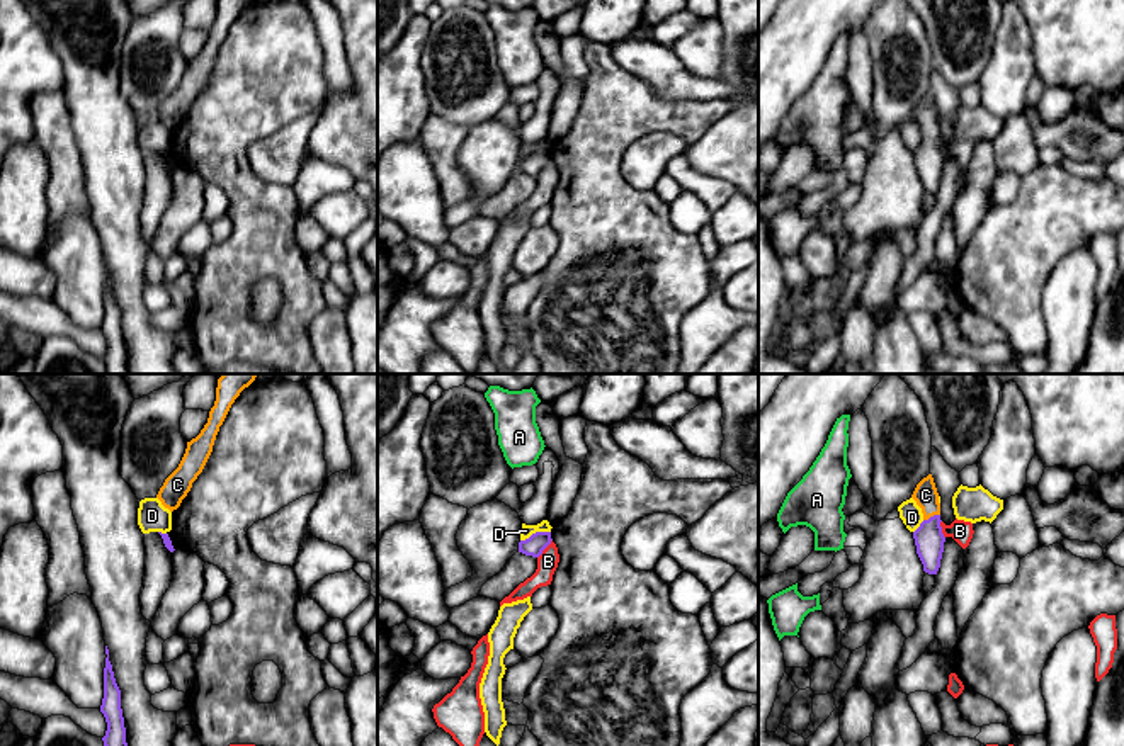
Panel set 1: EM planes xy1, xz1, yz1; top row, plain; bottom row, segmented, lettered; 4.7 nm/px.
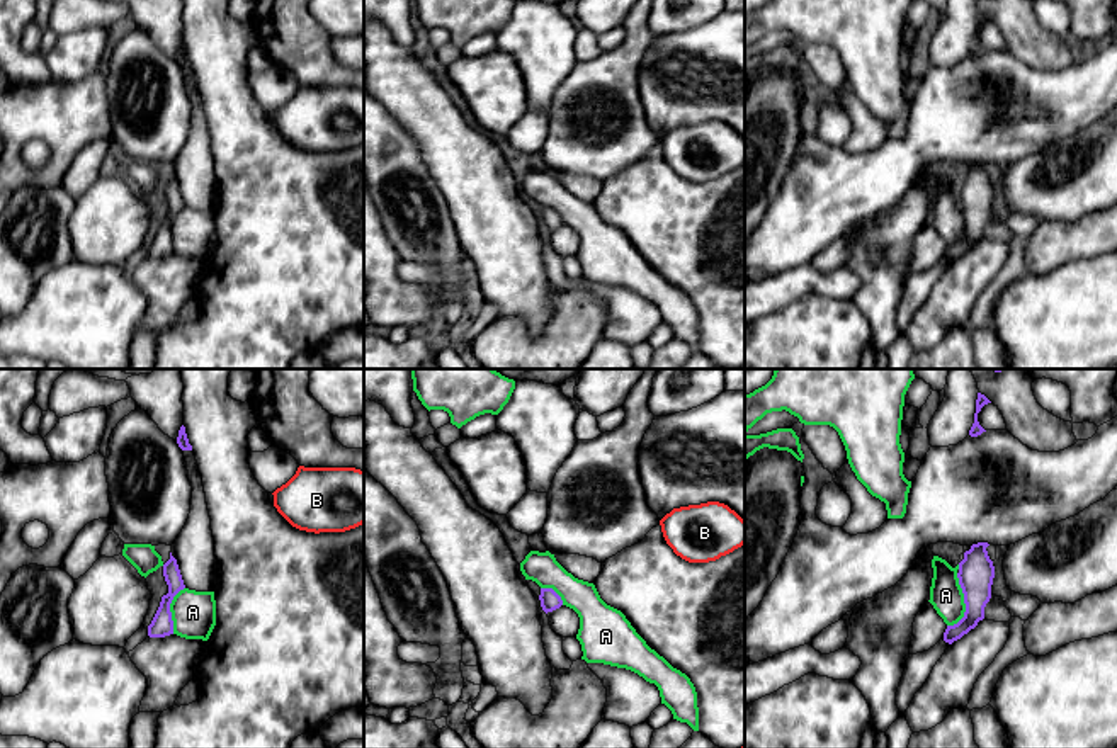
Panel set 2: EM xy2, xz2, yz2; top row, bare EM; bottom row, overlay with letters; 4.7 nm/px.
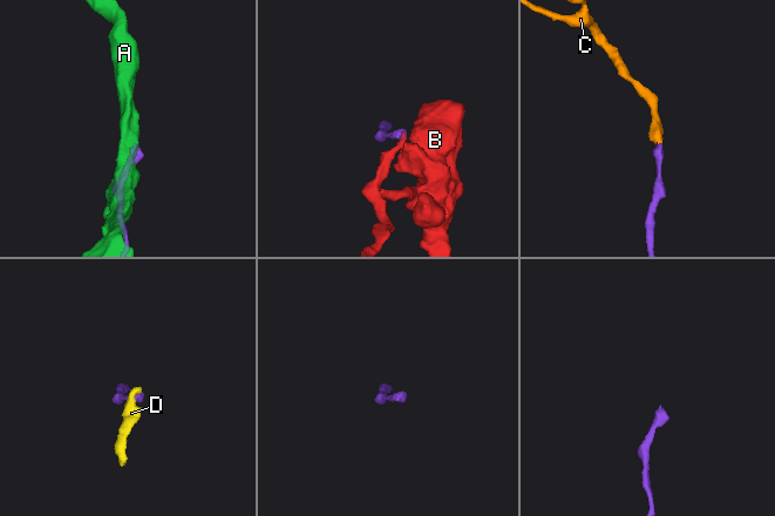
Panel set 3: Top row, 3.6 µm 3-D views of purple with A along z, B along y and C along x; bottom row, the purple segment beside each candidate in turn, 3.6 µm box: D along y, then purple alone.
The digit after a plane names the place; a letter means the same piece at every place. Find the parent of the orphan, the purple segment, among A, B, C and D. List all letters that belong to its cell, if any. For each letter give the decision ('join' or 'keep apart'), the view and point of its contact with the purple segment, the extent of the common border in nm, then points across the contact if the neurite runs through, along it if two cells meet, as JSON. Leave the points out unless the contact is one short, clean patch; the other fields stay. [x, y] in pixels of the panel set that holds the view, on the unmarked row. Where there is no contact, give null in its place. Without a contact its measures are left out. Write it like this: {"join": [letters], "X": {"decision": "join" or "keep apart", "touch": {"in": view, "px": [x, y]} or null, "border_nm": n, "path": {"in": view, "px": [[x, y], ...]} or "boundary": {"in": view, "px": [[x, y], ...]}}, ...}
{"join": ["C"], "A": {"decision": "keep apart", "touch": {"in": "yz2", "px": [964, 221]}, "border_nm": 260, "boundary": {"in": "yz2", "px": [[956, 192], [964, 218], [964, 233], [947, 245]]}}, "B": {"decision": "keep apart", "touch": {"in": "xz1", "px": [544, 167]}, "border_nm": 120, "boundary": {"in": "xz1", "px": [[551, 158], [538, 177]]}}, "C": {"decision": "join", "touch": {"in": "yz1", "px": [930, 136]}, "border_nm": 90, "path": {"in": "yz1", "px": [[929, 158], [930, 136], [930, 124], [925, 114]]}}, "D": {"decision": "keep apart", "touch": {"in": "xz1", "px": [536, 152]}, "border_nm": 150, "boundary": {"in": "xz1", "px": [[550, 150], [536, 150], [521, 160]]}}}

